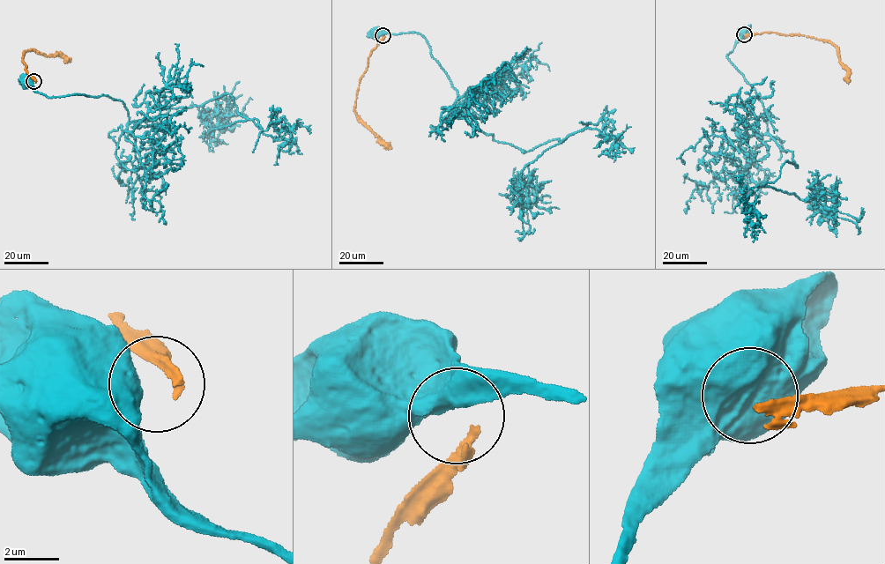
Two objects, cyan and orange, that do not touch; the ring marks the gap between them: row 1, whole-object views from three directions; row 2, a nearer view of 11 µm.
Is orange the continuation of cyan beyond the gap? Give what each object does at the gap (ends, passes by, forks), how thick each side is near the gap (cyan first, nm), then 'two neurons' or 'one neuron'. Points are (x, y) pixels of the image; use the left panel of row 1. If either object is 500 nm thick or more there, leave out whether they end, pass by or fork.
950/320 nm | two neurons

